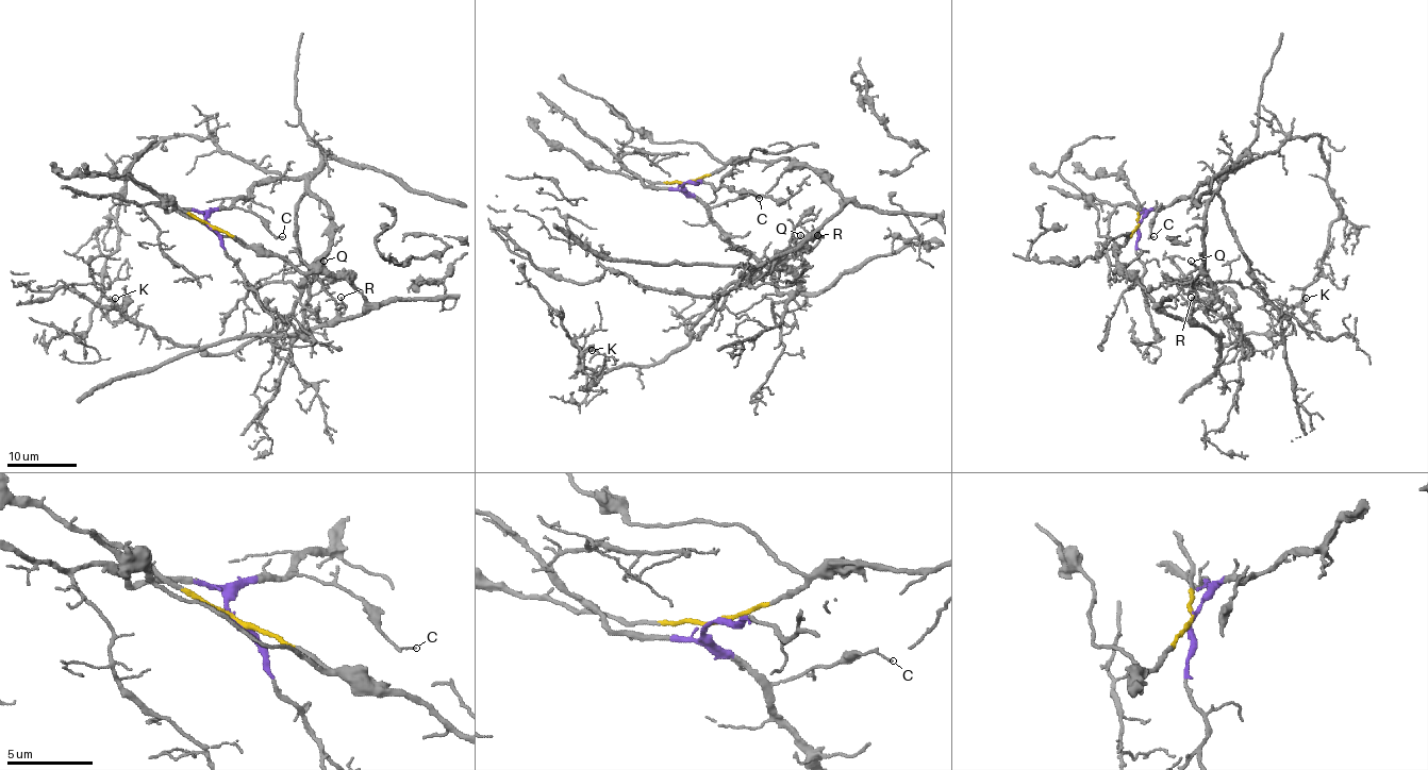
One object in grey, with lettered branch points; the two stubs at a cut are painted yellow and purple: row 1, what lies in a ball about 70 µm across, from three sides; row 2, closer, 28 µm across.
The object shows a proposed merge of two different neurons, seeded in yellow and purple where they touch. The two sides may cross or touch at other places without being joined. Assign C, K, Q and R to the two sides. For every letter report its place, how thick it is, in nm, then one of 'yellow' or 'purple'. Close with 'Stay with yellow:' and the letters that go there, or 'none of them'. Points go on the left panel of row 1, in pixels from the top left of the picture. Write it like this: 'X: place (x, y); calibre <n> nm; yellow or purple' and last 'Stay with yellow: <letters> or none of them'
C: place (282, 236); calibre 100 nm; purple
K: place (115, 298); calibre 110 nm; purple
Q: place (324, 261); calibre 110 nm; purple
R: place (341, 297); calibre 110 nm; yellow
Stay with yellow: R

